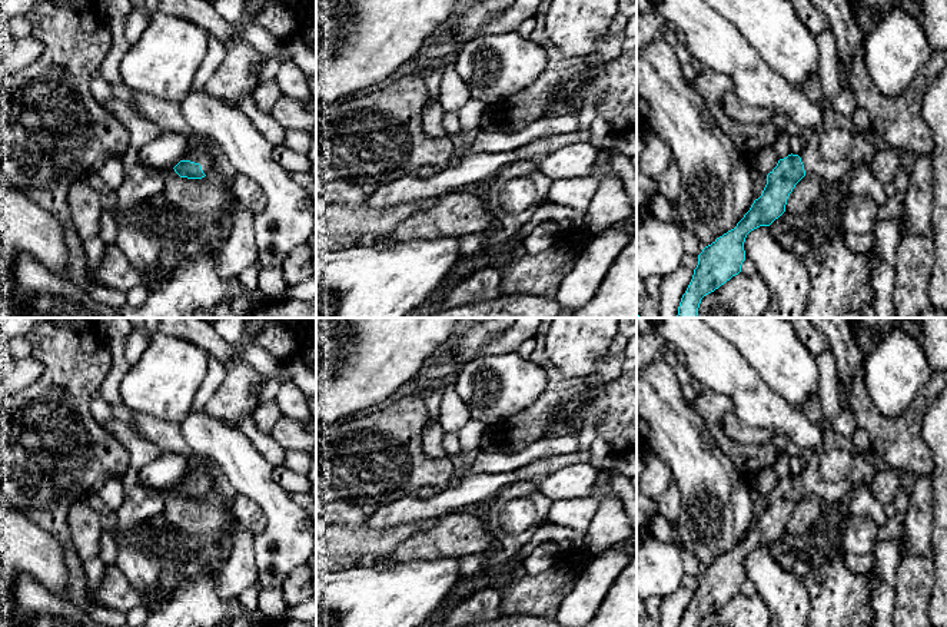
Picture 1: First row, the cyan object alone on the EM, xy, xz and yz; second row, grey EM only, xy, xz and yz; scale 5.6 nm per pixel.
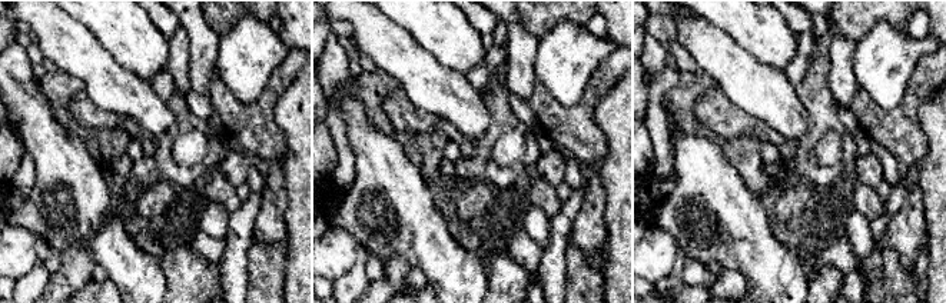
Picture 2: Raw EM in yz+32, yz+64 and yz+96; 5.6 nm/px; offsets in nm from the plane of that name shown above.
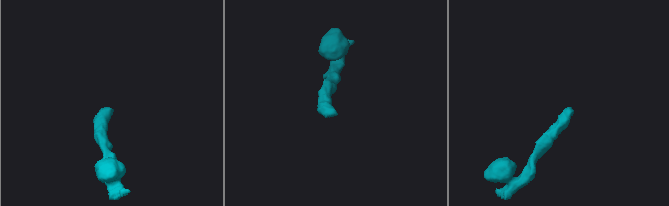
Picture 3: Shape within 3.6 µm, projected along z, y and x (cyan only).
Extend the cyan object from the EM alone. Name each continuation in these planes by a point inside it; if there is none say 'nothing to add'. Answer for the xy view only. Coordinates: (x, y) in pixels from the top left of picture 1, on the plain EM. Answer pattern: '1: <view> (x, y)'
1: xy (203, 473)

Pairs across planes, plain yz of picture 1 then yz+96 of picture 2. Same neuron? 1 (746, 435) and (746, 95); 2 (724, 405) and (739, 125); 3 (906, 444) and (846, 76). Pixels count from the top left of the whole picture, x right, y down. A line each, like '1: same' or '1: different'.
1: different
2: different
3: different

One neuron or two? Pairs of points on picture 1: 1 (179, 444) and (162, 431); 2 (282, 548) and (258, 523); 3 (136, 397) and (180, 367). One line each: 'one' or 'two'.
1: one
2: two
3: one

